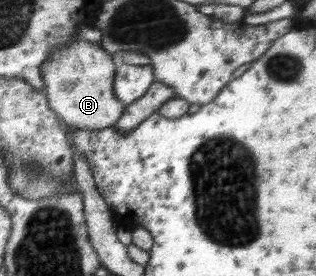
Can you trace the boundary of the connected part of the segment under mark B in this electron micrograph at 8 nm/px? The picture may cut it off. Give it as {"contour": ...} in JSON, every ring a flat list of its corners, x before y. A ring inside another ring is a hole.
{"contour":[[76,40,65,47,54,49,51,53,42,64,42,89,46,91,49,107,59,114,62,123,80,130,104,130,114,127,126,106,115,97,113,91,117,68,109,54,100,45,86,40]]}

